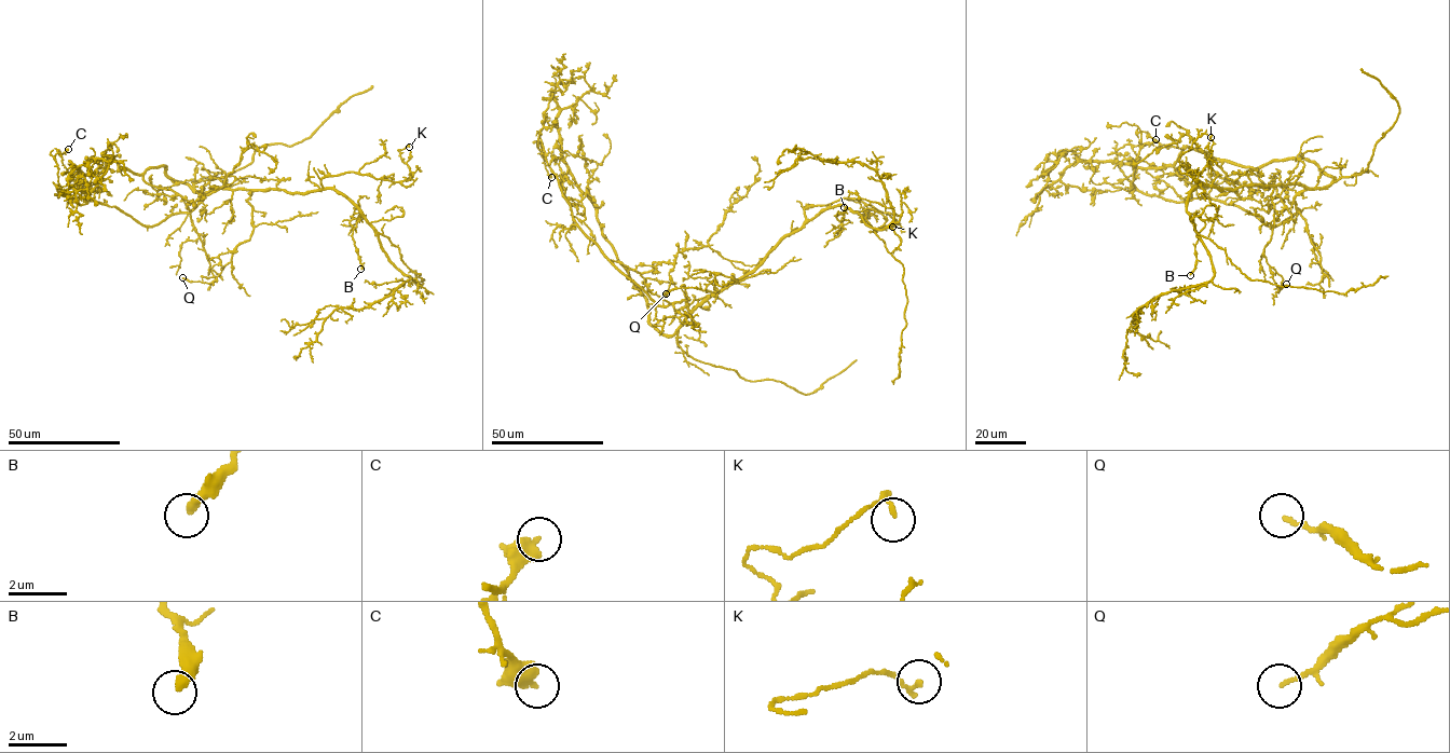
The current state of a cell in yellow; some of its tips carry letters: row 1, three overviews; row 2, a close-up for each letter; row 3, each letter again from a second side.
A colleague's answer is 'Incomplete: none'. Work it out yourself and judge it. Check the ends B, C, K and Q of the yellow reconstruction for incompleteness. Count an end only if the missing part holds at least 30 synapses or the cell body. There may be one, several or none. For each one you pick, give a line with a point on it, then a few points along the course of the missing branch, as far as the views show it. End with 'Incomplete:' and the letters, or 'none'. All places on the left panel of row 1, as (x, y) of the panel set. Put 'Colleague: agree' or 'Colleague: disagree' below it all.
Incomplete: none
Colleague: agree

